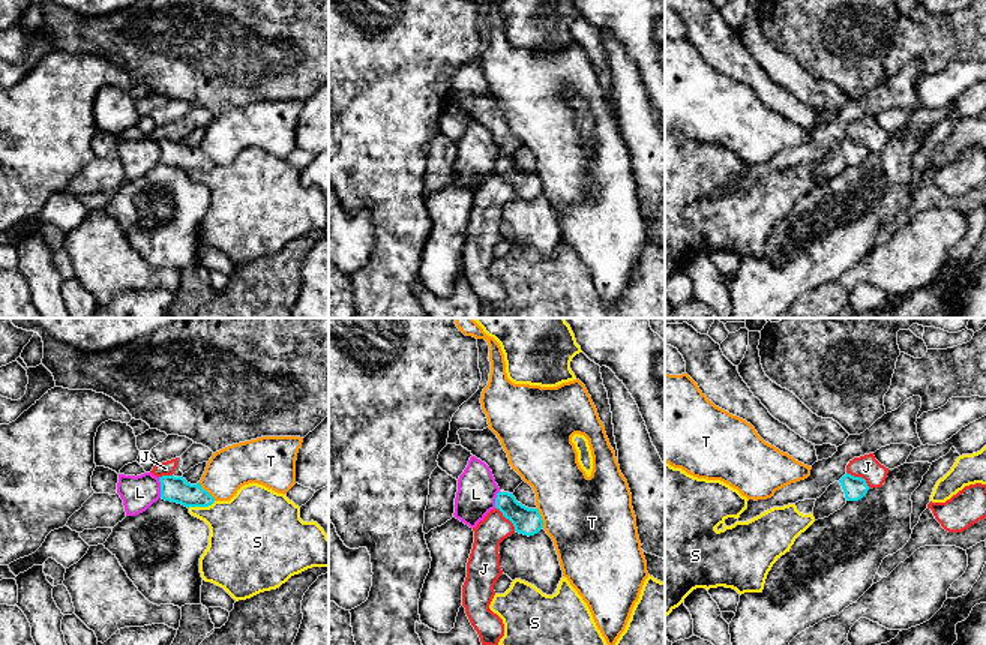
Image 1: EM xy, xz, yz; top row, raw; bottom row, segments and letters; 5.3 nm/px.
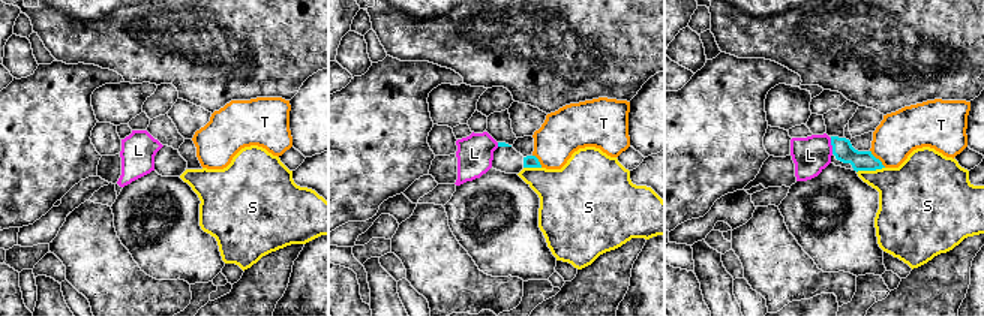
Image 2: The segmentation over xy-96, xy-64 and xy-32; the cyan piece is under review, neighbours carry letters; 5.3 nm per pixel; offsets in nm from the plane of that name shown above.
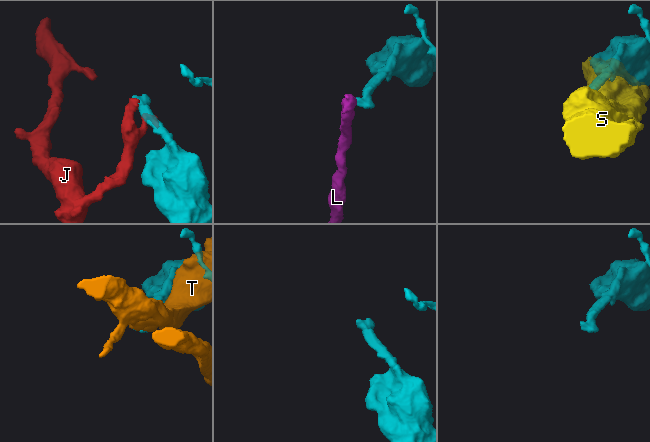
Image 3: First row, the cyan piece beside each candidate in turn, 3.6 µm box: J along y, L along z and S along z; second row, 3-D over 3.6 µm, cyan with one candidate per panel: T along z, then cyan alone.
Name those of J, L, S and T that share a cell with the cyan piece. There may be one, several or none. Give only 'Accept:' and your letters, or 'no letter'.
Accept: no letter

